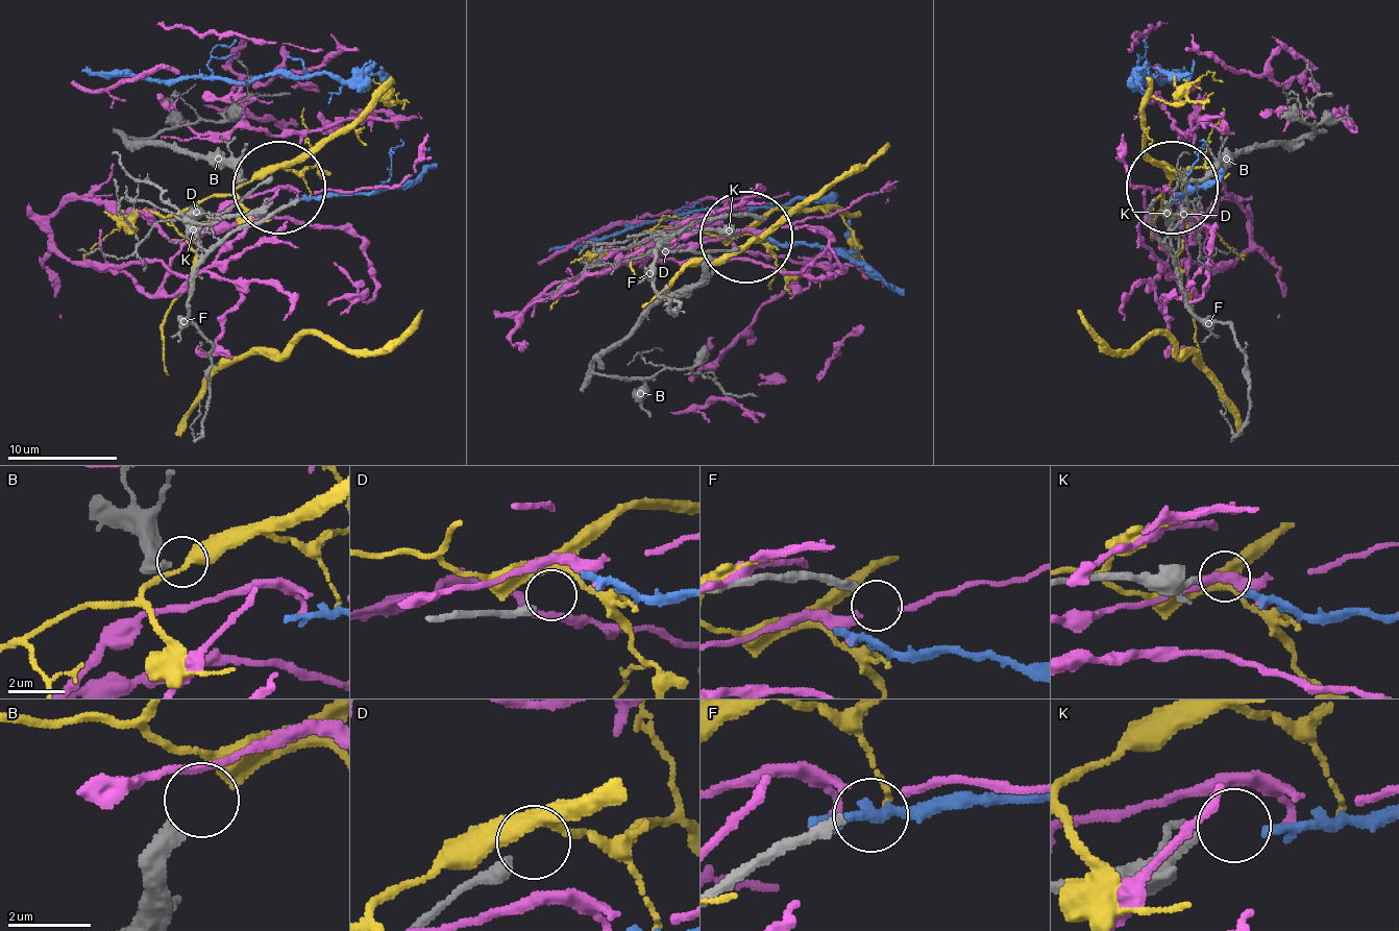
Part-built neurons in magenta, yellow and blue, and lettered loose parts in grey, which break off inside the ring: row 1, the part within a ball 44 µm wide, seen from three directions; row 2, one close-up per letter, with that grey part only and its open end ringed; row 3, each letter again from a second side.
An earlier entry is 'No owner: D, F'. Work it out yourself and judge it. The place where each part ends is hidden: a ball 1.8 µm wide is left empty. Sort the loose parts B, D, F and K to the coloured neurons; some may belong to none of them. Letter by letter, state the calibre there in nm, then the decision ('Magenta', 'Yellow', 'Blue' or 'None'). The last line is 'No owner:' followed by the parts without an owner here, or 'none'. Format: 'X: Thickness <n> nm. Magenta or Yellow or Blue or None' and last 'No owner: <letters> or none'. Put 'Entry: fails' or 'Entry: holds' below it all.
B: Thickness 360 nm. Yellow
D: Thickness 360 nm. None
F: Thickness 280 nm. None
K: Thickness 160 nm. Blue
No owner: D, F
Entry: holds

